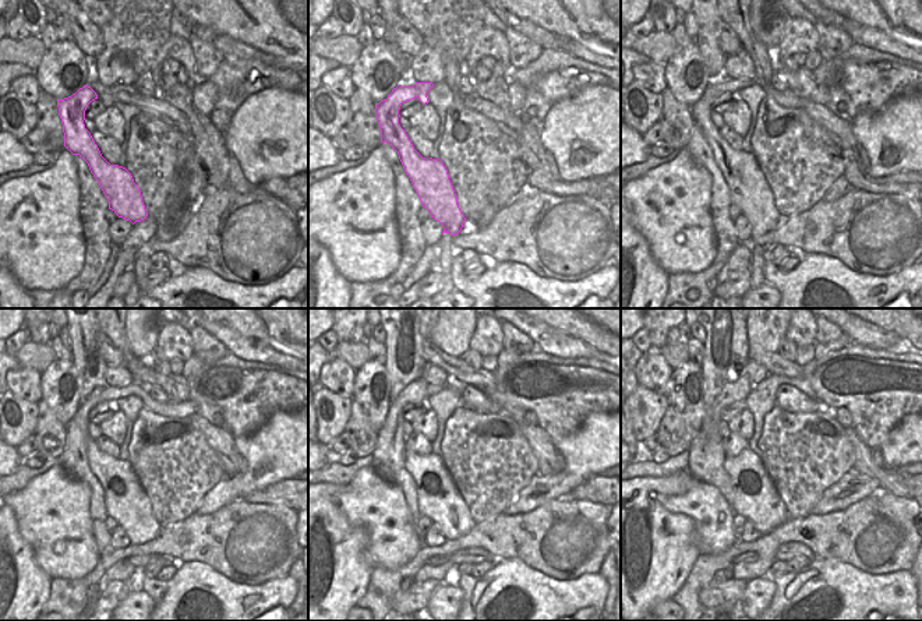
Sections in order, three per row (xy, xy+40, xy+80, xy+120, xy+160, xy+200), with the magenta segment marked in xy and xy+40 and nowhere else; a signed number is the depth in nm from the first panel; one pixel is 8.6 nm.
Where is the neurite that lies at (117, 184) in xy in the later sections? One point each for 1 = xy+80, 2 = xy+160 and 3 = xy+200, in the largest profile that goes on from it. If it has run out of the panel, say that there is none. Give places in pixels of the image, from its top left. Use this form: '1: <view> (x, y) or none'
1: xy+80 (749, 190)
2: xy+160 (440, 500)
3: xy+200 (755, 497)

